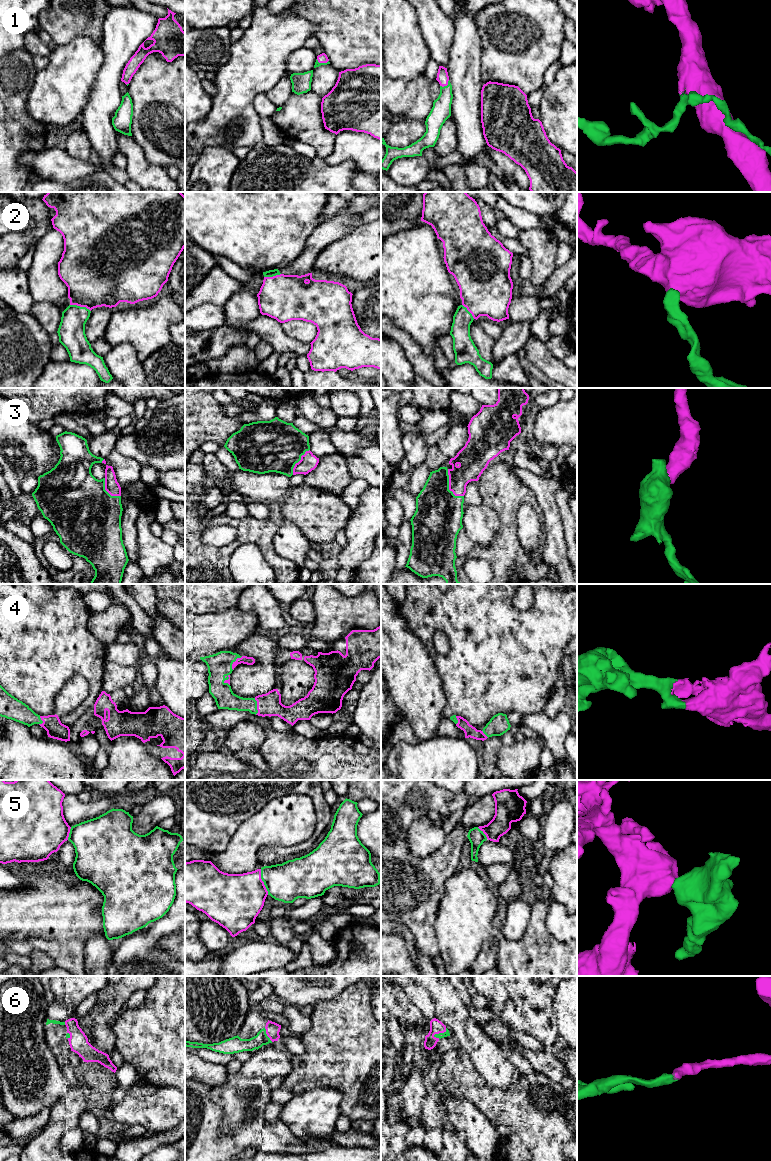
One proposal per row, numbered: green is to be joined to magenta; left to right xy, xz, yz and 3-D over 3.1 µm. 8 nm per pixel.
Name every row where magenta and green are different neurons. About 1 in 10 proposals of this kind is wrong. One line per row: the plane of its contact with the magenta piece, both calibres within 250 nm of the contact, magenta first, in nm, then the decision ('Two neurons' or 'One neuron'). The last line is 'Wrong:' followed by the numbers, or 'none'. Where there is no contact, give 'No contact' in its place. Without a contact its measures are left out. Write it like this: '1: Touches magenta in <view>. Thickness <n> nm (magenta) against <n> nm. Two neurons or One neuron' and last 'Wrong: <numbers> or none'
1: Touches magenta in yz. Thickness 100 nm (magenta) against 160 nm. One neuron
2: Touches magenta in xy. Thickness 460 nm (magenta) against 220 nm. One neuron
3: Touches magenta in yz. Thickness 200 nm (magenta) against 380 nm. One neuron
4: Touches magenta in xz. Thickness 60 nm (magenta) against 190 nm. One neuron
5: Touches magenta in xz. Thickness 420 nm (magenta) against 320 nm. One neuron
6: Touches magenta in yz. Thickness 110 nm (magenta) against 50 nm. One neuron
Wrong: none

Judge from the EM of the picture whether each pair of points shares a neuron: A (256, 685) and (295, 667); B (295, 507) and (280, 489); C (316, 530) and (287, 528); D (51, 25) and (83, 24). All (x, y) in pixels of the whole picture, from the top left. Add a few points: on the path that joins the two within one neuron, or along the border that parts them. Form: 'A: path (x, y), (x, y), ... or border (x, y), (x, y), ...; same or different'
A: border (279, 667), (278, 683); different
B: border (291, 488), (279, 500); different
C: border (284, 520), (294, 523), (311, 542); different
D: path (59, 24), (75, 24); same

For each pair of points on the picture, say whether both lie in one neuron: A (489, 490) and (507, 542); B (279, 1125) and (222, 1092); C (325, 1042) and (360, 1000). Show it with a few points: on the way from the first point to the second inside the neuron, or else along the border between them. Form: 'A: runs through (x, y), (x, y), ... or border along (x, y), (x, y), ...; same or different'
A: runs through (500, 503), (507, 510), (507, 529); same
B: border along (262, 1110), (259, 1110), (238, 1126); different
C: runs through (335, 1032), (347, 1020), (351, 1010); same

